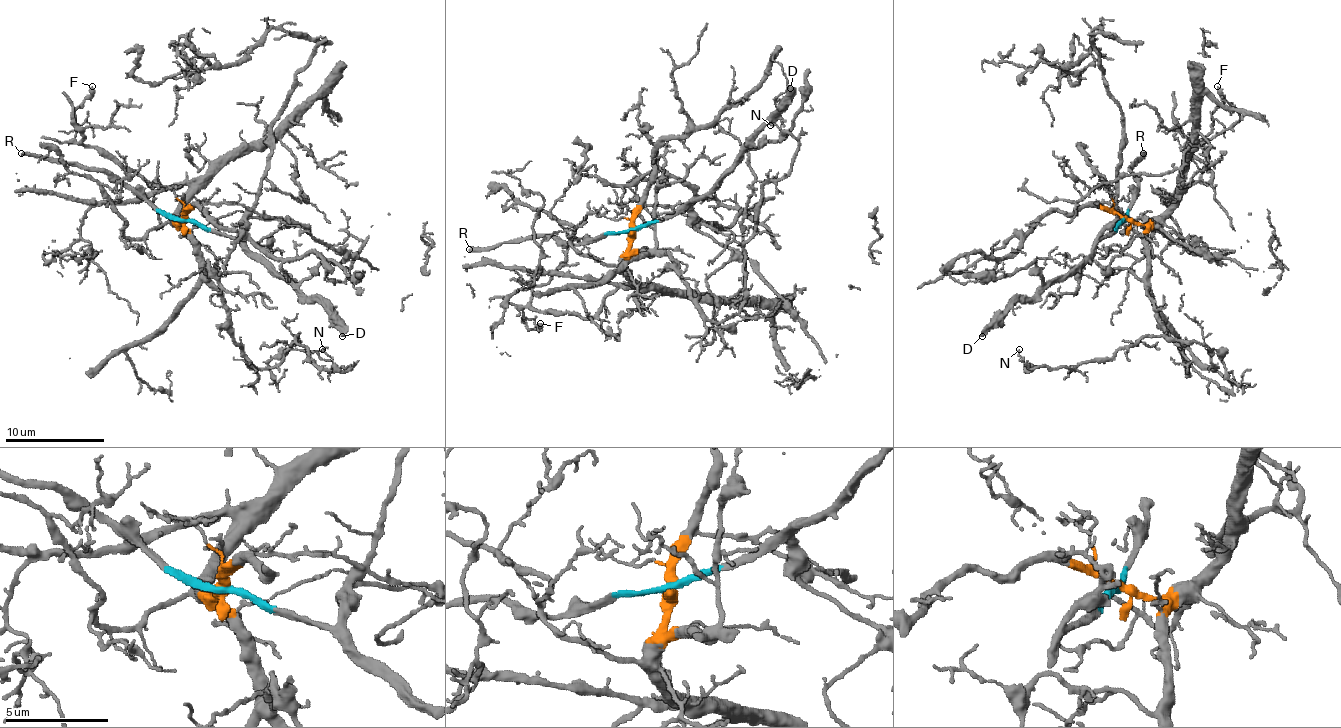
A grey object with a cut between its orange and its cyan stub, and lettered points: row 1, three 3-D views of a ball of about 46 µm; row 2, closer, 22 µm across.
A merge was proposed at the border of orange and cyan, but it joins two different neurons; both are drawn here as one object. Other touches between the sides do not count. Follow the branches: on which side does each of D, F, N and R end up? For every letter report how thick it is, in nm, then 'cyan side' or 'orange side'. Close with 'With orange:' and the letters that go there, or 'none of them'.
D: 400 nm thick; cyan side
F: 360 nm thick; orange side
N: 130 nm thick; orange side
R: 280 nm thick; cyan side
With orange: F, N

